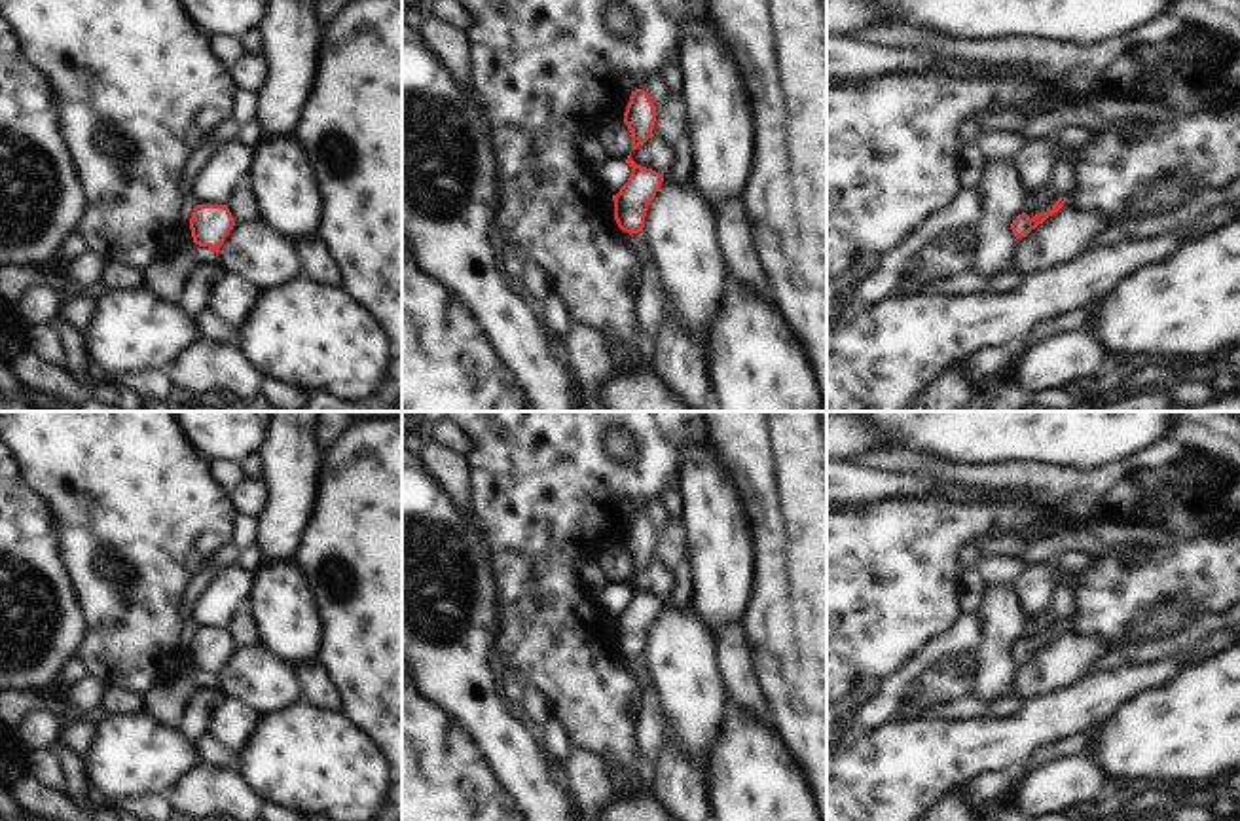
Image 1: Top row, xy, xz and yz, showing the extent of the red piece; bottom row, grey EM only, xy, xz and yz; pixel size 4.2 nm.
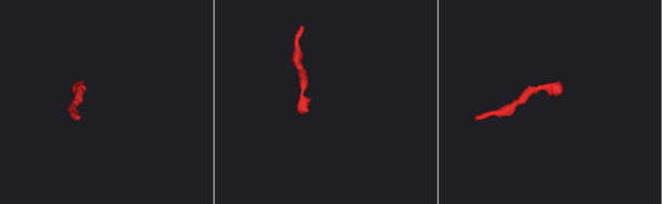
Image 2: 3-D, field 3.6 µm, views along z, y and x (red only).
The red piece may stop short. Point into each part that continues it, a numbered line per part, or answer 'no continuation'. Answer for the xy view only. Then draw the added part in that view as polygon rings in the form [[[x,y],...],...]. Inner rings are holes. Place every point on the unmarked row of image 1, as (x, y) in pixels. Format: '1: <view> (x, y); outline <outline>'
no continuation

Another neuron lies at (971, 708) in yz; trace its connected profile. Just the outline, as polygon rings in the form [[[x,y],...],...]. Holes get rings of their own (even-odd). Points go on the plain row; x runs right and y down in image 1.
[[[971,694],[967,698],[937,705],[929,711],[904,709],[901,715],[897,715],[897,719],[920,721],[921,717],[931,717],[935,721],[999,721],[1018,711],[1024,703],[1026,702],[1016,700],[1012,694],[995,700],[984,700]]]

